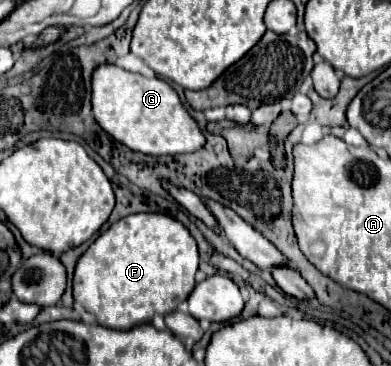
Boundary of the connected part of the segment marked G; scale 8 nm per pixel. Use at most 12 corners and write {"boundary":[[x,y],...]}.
{"boundary":[[104,63],[96,123],[146,155],[198,151],[204,135],[160,77]]}

